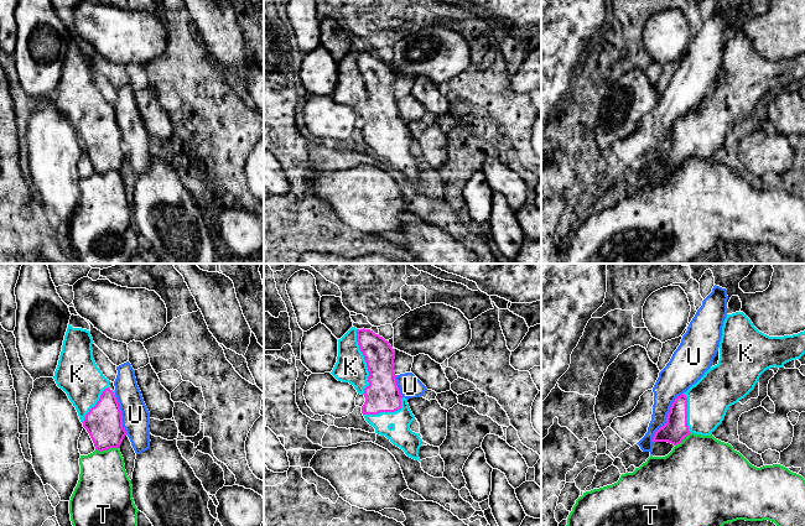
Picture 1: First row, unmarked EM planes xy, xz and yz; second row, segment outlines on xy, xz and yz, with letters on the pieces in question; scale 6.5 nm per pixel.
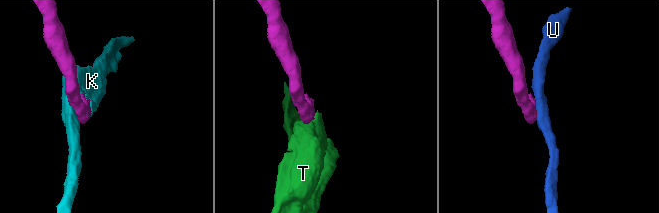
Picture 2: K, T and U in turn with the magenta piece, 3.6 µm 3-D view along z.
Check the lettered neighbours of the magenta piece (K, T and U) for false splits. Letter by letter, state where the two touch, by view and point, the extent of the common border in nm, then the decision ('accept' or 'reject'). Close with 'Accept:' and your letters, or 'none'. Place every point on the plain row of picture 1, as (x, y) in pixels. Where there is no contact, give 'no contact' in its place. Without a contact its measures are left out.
K: contact xz (365, 84); length 420 nm; accept
T: contact xy (107, 171); length 150 nm; reject
U: contact yz (666, 140); length 380 nm; reject
Accept: K

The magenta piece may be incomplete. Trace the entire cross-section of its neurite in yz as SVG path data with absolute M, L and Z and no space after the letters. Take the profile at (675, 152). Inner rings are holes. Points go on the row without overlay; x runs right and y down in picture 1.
M743 35L727 37L718 87L675 121L666 146L655 155L653 165L677 168L690 156L712 157L728 130L744 121L765 93L783 90L804 77L805 53L769 59L759 54Z

